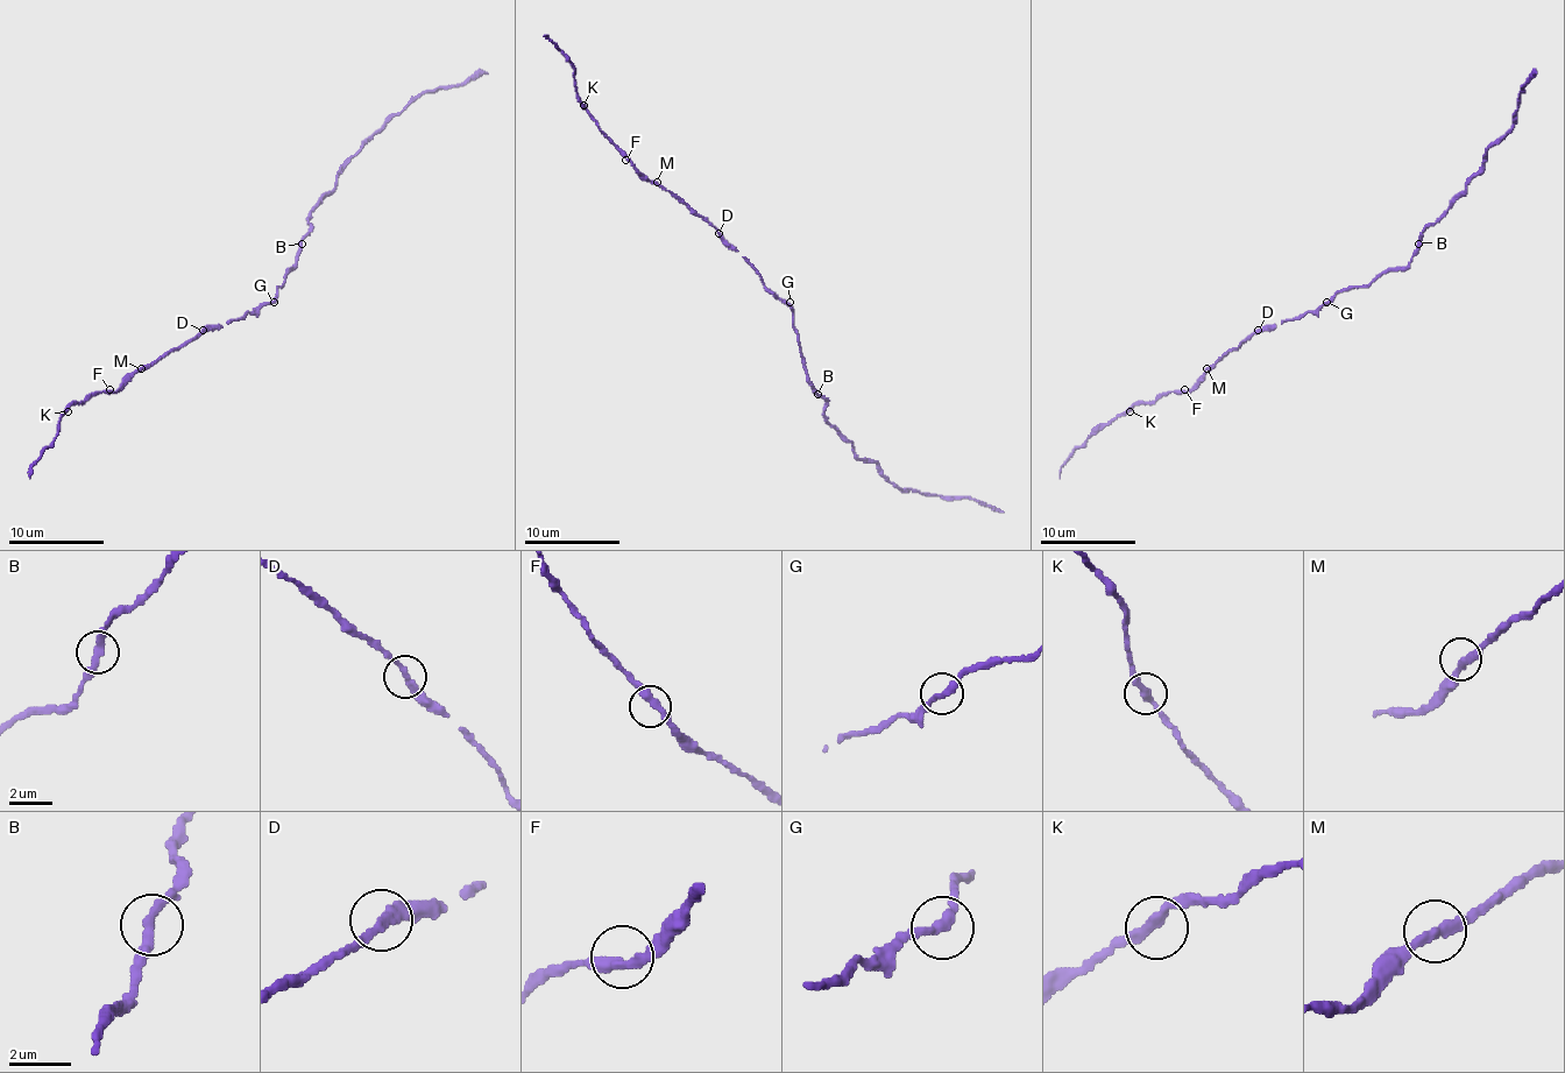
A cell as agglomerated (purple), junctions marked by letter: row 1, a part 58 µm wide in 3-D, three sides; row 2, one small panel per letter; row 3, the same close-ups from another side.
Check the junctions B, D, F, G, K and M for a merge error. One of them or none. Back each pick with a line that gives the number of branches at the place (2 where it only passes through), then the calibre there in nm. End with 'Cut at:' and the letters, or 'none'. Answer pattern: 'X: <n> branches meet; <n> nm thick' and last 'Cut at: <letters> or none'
Cut at: none

